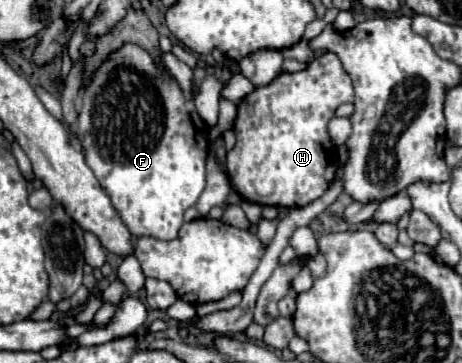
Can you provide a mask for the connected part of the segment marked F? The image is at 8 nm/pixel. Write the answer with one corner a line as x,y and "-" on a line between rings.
123,44
95,72
83,90
83,110
77,118
77,136
85,150
85,162
111,198
113,208
133,236
173,240
183,224
183,212
195,206
205,188
205,158
209,126
195,112
193,100
185,100
175,78
159,68
155,58
135,44

